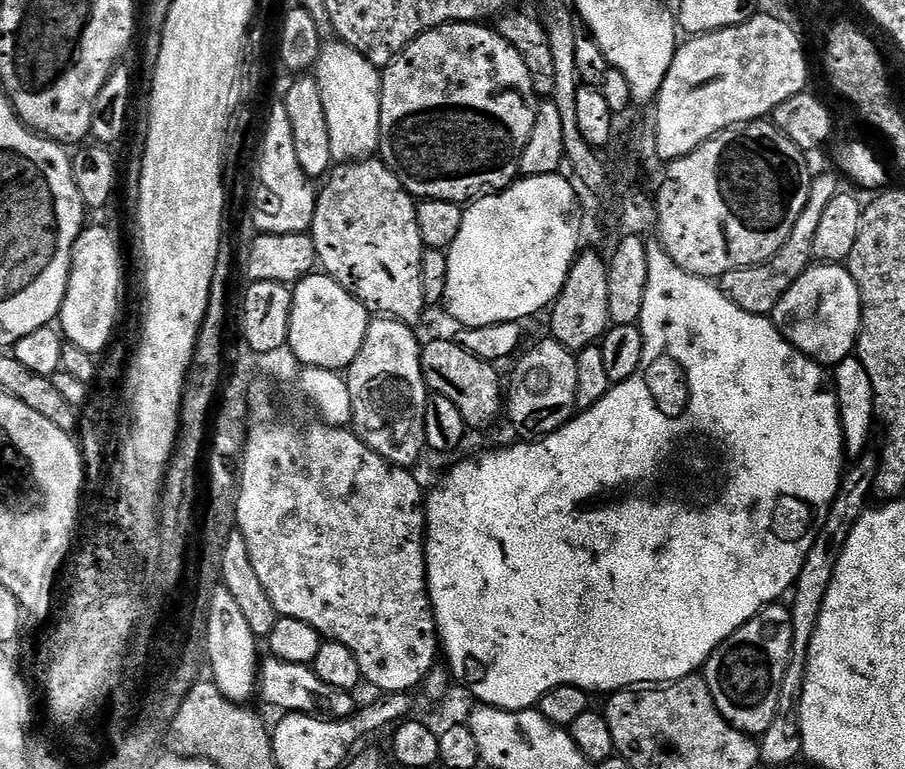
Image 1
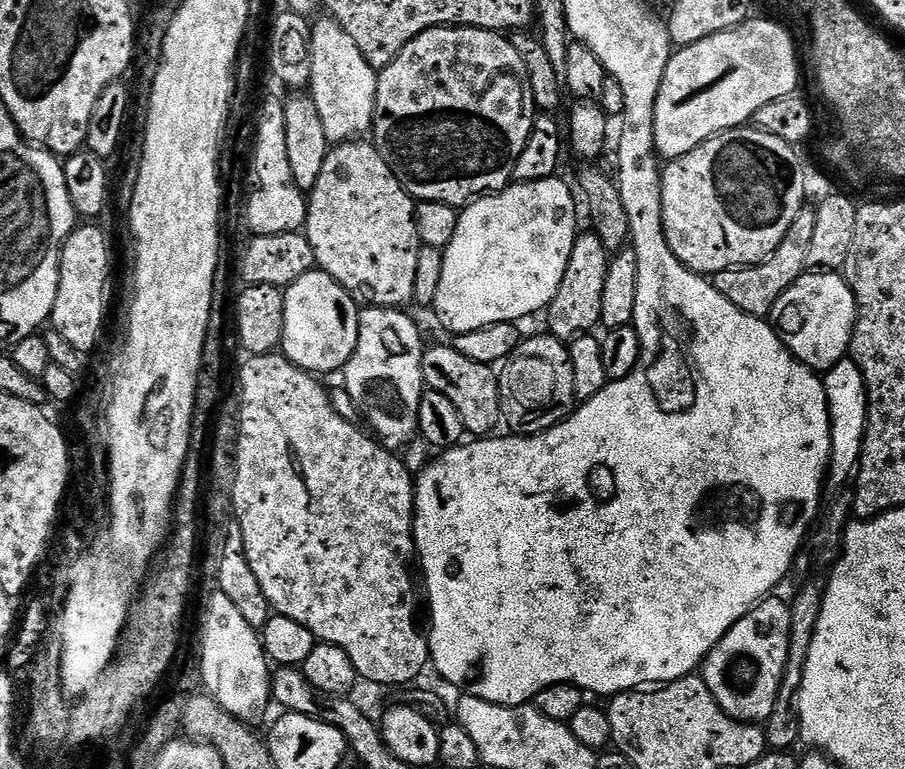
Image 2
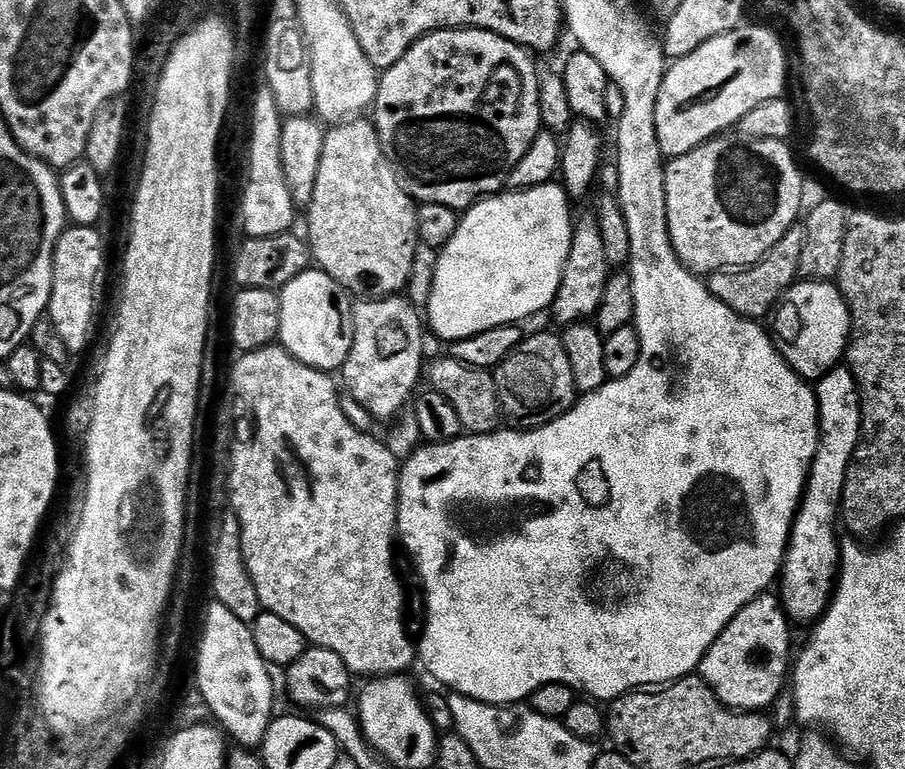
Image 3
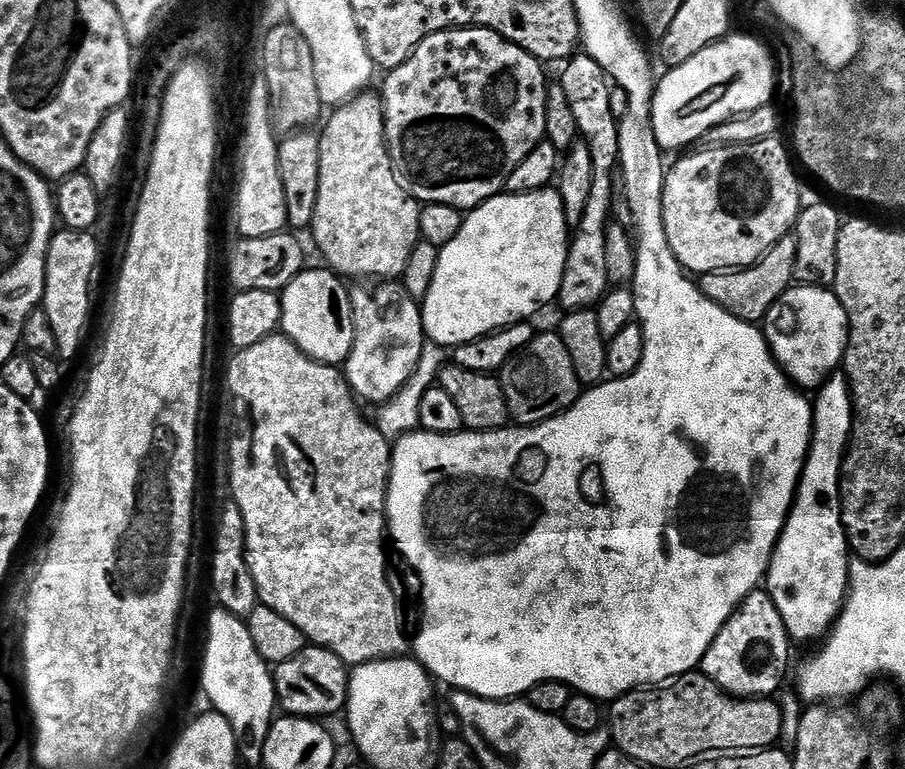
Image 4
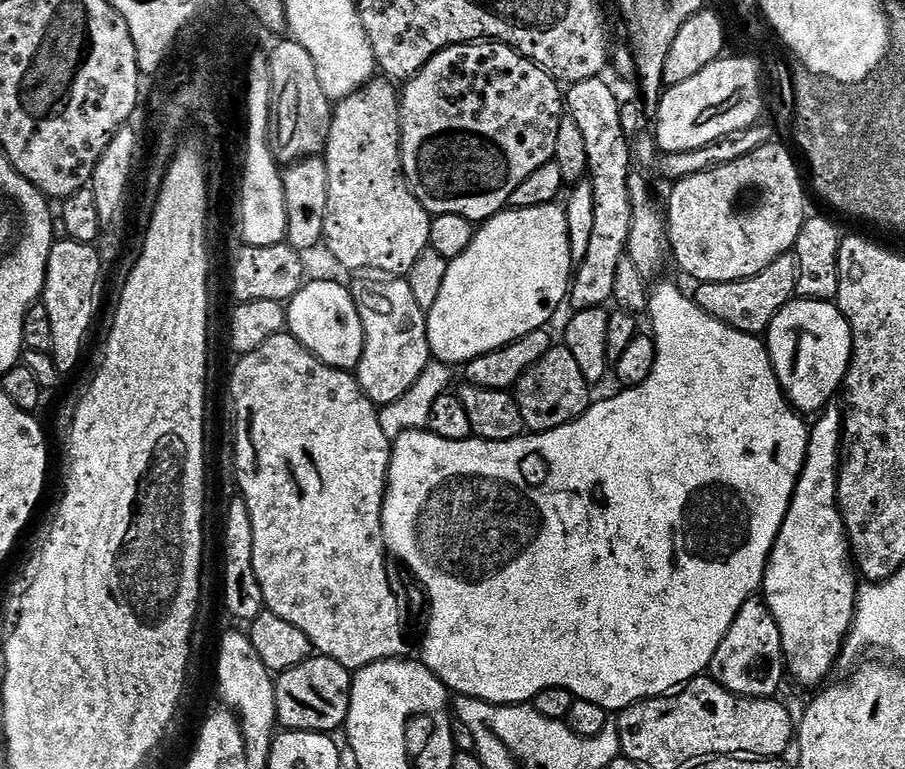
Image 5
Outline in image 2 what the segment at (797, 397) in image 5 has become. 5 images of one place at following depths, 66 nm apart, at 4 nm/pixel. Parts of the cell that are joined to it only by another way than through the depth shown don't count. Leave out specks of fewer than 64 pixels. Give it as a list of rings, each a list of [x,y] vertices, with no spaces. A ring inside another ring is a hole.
[[[805,271],[774,302],[770,323],[790,354],[817,374],[823,374],[849,355],[856,325],[856,299],[840,272]]]

